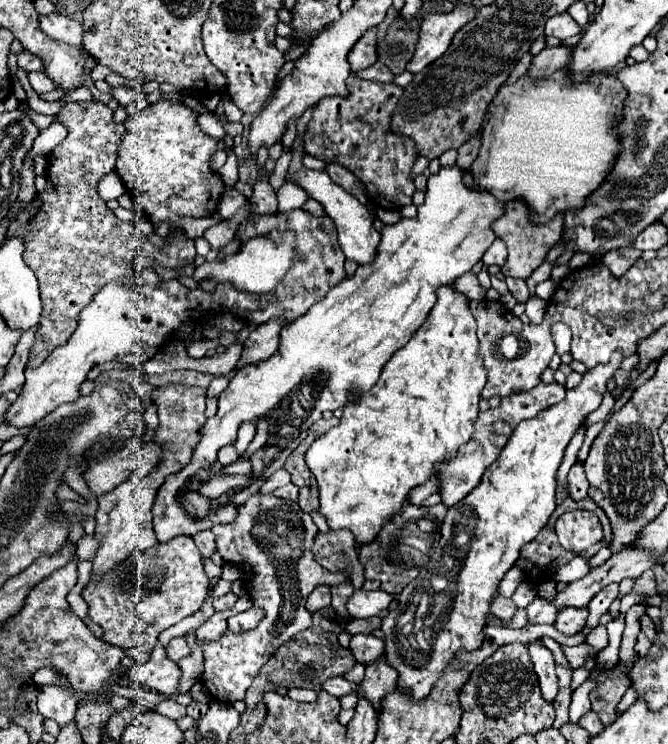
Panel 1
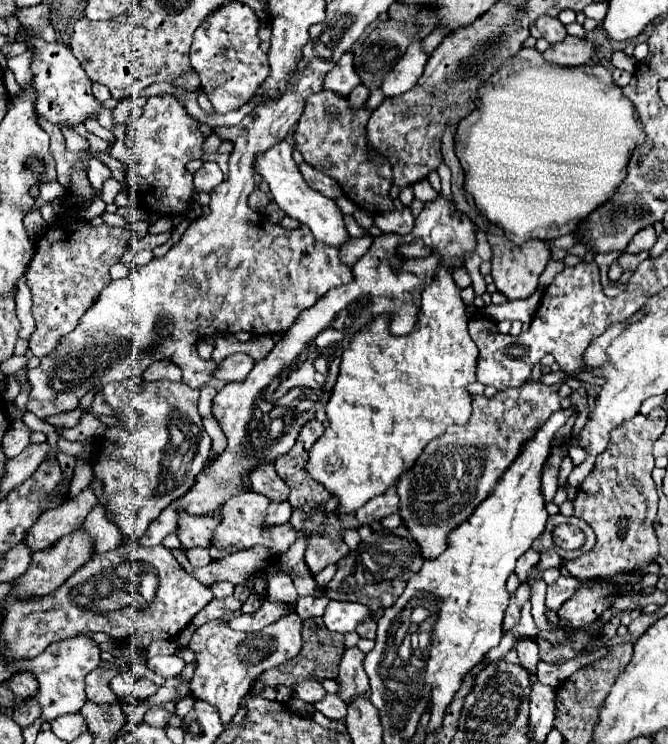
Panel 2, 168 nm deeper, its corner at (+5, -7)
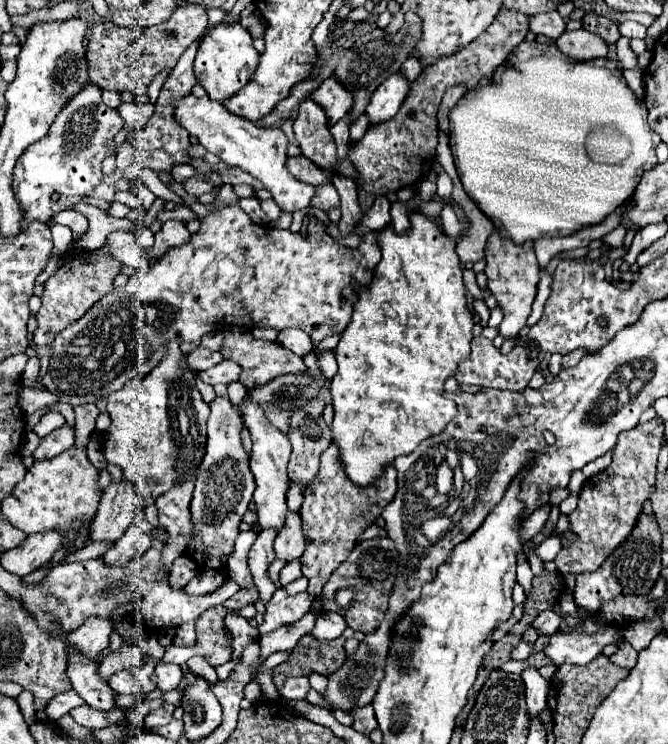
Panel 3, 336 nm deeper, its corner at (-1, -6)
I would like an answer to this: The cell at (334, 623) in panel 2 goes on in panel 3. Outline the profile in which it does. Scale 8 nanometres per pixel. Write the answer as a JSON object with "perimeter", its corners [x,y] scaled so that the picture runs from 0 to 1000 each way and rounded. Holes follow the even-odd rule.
{"perimeter":[[[485,823],[476,828],[473,841],[467,844],[467,852],[473,860],[500,860],[506,855],[512,855],[512,849],[518,847],[518,833],[512,831],[512,825],[506,823]]]}

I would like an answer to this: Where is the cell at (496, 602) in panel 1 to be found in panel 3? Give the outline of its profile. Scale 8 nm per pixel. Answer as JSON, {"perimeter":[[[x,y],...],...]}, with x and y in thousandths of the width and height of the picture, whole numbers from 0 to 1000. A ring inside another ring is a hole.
{"perimeter":[[[790,895],[781,903],[781,914],[787,919],[790,960],[793,960],[793,965],[799,965],[802,960],[808,960],[817,952],[817,933],[820,933],[823,919],[811,911],[811,906],[805,903],[802,895]]]}

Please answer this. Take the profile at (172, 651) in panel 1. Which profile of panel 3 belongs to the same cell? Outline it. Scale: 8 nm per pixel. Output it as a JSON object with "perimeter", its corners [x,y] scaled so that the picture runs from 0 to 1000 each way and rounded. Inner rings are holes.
{"perimeter":[[[240,890],[234,892],[231,898],[231,906],[228,906],[228,914],[234,917],[234,922],[243,927],[243,930],[251,930],[257,925],[263,925],[272,914],[272,898],[266,892],[251,892],[251,890]]]}

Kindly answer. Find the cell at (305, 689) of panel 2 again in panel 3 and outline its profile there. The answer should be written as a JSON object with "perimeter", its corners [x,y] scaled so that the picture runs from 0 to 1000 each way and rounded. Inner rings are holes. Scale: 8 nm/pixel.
{"perimeter":[[[458,909],[431,911],[425,925],[419,925],[419,935],[431,938],[431,941],[455,941],[461,930],[464,930],[464,917]]]}

